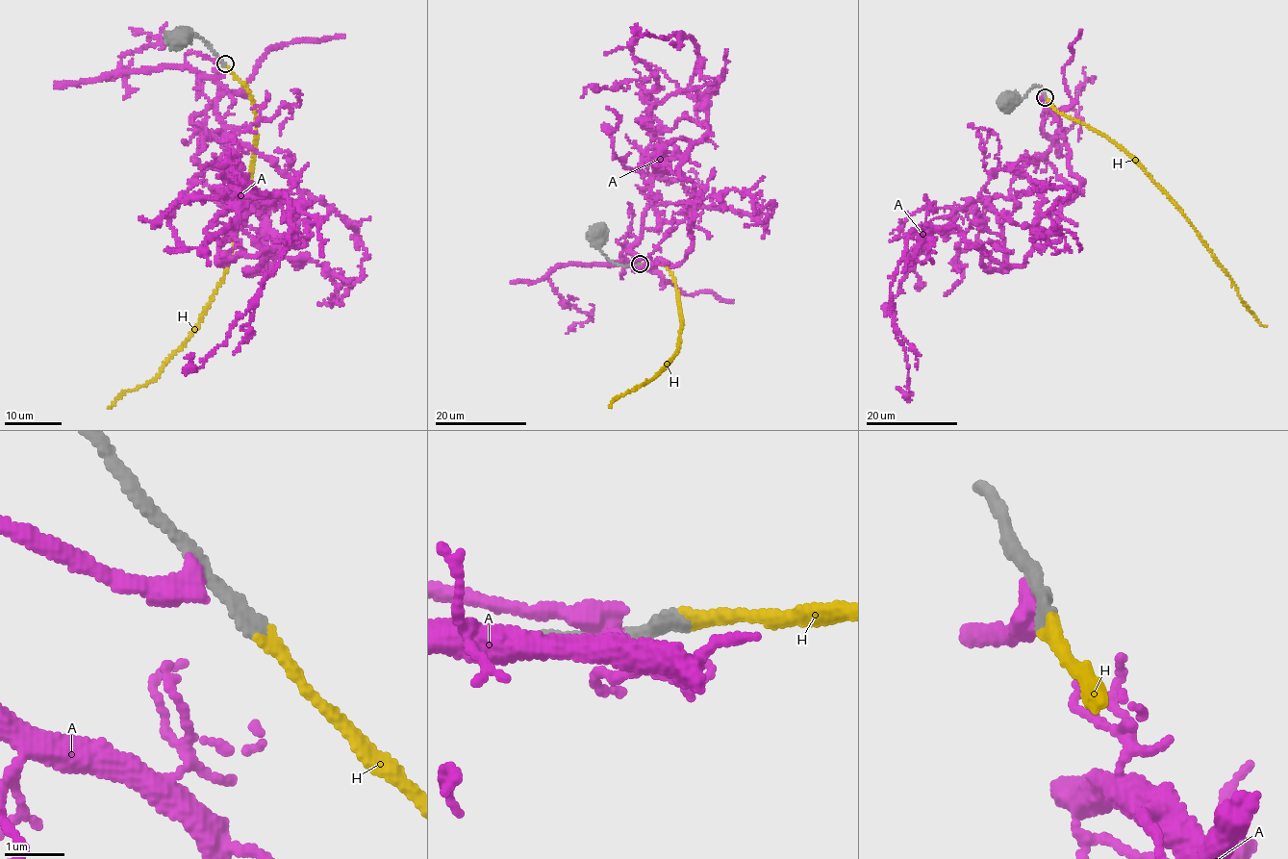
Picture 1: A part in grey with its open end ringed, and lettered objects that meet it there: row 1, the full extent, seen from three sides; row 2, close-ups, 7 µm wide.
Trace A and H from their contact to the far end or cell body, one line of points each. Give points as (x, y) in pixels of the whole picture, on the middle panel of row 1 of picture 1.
A: (633, 264), (608, 265), (639, 268), (621, 253), (648, 202), (643, 152), (706, 119), (693, 37), (635, 23)
H: (640, 264), (658, 262), (672, 276), (682, 326), (679, 346), (665, 368), (618, 396), (610, 408)

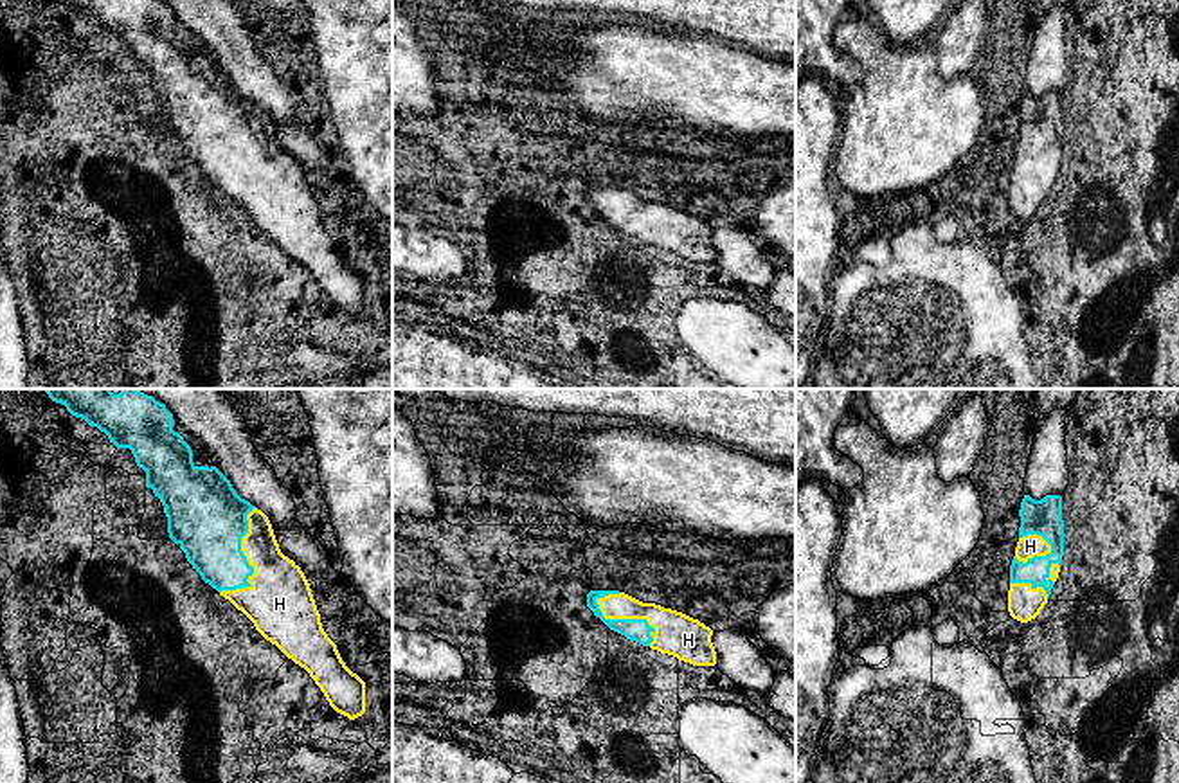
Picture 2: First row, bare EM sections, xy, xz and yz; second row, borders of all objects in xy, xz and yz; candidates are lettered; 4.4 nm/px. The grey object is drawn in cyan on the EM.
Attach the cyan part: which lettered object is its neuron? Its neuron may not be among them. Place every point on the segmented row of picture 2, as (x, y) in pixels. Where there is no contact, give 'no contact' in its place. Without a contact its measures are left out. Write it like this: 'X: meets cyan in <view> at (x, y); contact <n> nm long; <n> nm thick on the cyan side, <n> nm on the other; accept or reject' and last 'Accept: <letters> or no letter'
A: no contact; reject
H: meets cyan in xy at (245, 560); contact 420 nm long; 340 nm thick on the cyan side, 300 nm on the other; accept
Accept: H

